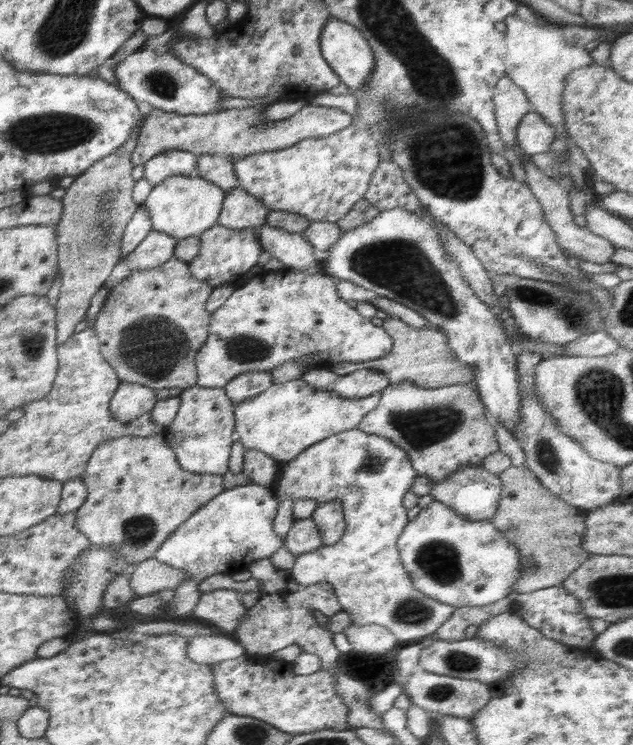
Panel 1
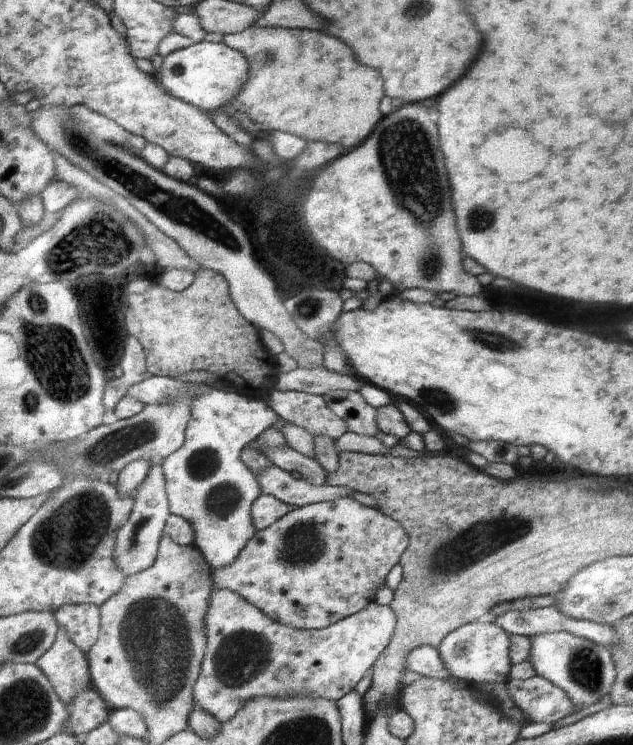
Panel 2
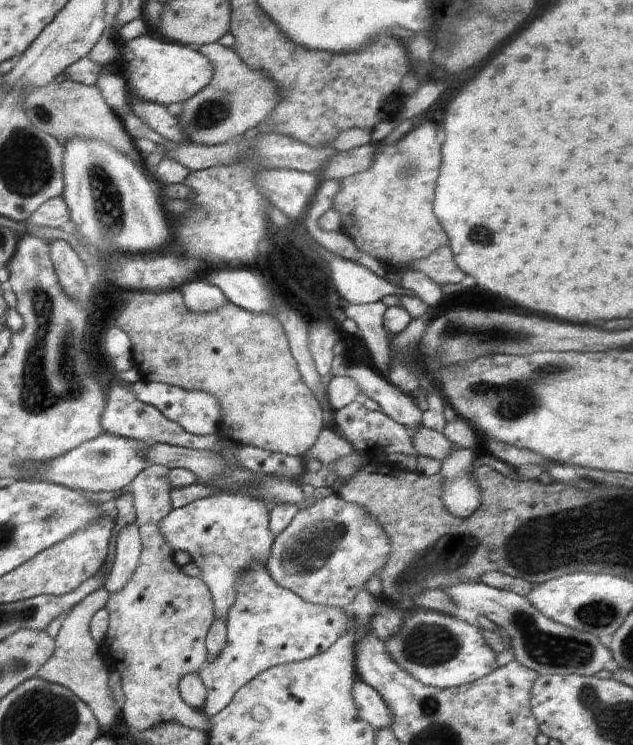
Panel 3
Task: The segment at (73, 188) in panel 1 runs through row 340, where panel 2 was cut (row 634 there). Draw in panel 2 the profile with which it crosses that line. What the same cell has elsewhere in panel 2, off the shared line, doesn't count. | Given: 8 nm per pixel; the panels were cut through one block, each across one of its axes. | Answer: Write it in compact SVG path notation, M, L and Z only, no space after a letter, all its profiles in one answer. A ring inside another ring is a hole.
M58 628L52 647L35 663L68 705L80 692L90 688L87 656L68 638L66 628Z

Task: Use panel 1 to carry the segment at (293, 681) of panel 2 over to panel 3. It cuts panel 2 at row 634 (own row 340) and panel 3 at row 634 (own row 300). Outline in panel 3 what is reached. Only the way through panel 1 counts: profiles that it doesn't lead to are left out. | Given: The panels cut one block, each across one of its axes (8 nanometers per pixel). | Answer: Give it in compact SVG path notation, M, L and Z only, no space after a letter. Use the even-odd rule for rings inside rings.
M254 561L246 571L239 574L233 582L233 590L235 600L228 610L228 619L225 621L226 643L217 657L208 662L198 673L199 680L207 691L202 710L208 717L216 715L228 706L238 690L258 677L258 674L277 665L306 661L324 653L347 632L347 615L342 608L305 602L294 592L277 586L259 561Z

